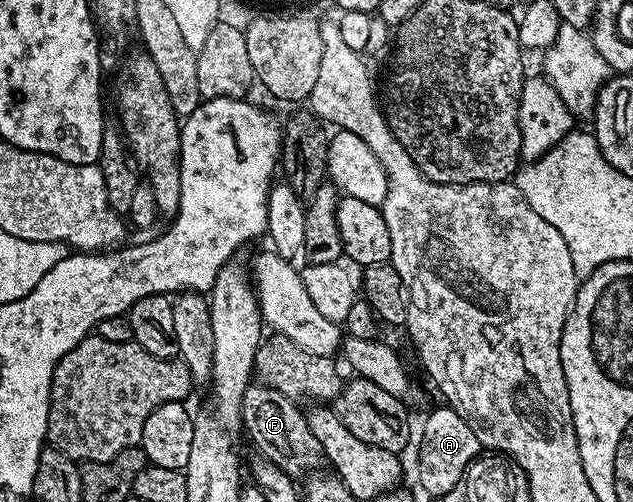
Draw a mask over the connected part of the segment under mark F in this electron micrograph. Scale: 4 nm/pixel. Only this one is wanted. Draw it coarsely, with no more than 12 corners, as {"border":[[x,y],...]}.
{"border":[[263,384],[242,396],[255,453],[294,480],[326,459],[305,411]]}

